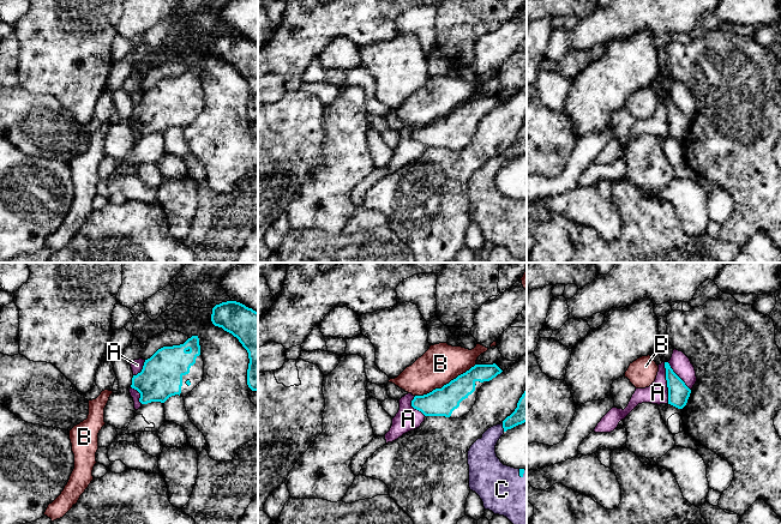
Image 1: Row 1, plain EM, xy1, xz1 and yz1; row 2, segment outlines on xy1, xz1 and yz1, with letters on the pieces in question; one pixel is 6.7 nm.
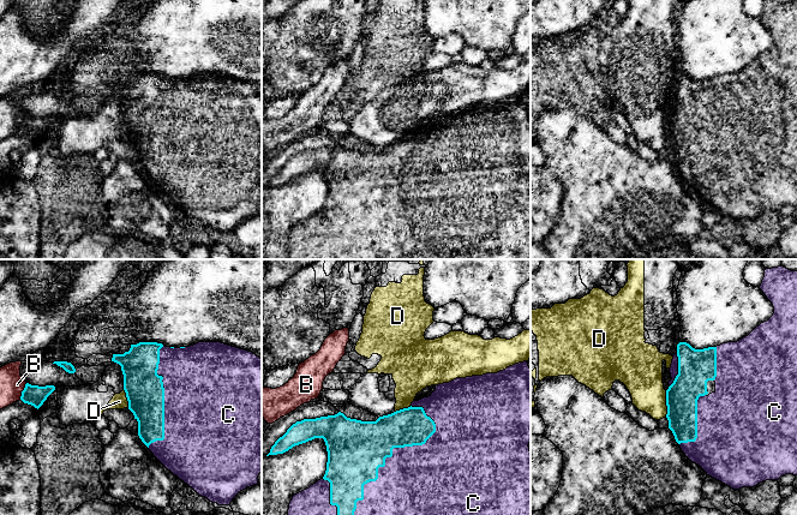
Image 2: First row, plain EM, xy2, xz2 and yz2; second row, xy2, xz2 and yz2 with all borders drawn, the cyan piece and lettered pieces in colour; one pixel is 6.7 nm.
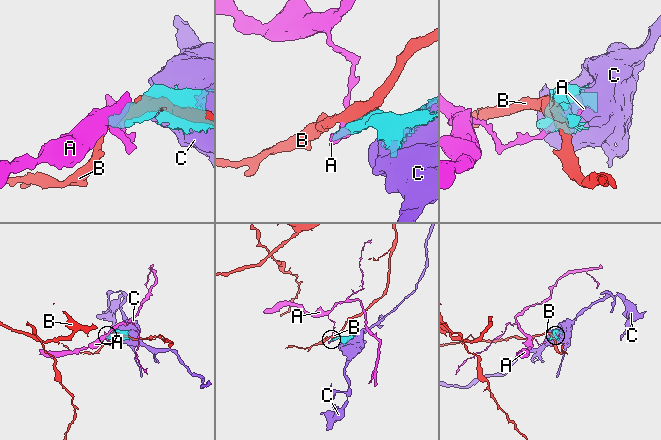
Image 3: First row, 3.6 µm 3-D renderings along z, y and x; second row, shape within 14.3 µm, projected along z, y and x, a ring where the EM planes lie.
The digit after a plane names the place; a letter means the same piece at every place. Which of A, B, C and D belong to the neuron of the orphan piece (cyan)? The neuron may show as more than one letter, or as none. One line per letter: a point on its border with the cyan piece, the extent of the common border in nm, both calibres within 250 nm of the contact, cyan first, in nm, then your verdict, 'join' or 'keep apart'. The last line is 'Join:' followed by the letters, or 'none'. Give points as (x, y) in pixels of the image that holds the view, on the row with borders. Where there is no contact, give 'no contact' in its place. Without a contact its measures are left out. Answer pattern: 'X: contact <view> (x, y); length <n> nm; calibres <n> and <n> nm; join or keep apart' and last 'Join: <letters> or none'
A: contact yz1 (667, 383); length 280 nm; calibres 140 and 140 nm; keep apart
B: contact xz1 (446, 384); length 460 nm; calibres 190 and 260 nm; keep apart
C: contact xz2 (391, 454); length 850 nm; calibres 380 and 460 nm; join
D: contact yz2 (666, 403); length 180 nm; calibres 220 and 280 nm; keep apart
Join: C

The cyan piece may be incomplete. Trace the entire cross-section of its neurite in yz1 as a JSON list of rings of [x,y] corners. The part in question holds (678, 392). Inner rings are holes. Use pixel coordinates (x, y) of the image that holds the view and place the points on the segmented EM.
[[[665,362],[666,380],[668,387],[668,404],[683,409],[690,397],[691,390],[685,383],[673,372],[668,362]]]

